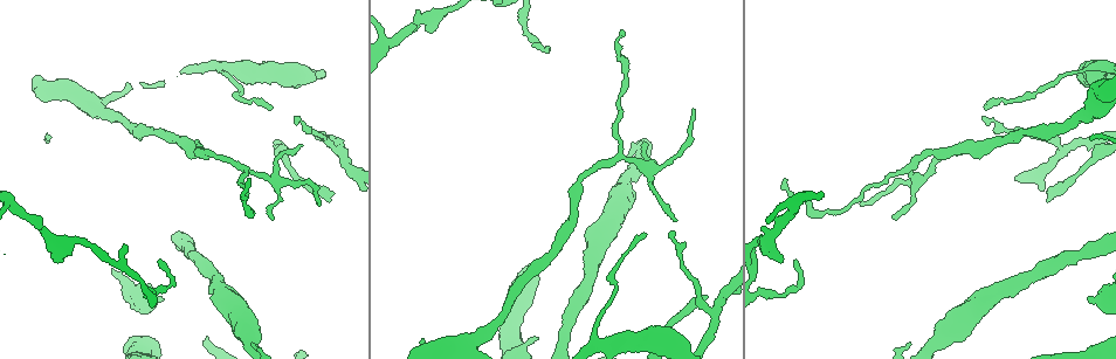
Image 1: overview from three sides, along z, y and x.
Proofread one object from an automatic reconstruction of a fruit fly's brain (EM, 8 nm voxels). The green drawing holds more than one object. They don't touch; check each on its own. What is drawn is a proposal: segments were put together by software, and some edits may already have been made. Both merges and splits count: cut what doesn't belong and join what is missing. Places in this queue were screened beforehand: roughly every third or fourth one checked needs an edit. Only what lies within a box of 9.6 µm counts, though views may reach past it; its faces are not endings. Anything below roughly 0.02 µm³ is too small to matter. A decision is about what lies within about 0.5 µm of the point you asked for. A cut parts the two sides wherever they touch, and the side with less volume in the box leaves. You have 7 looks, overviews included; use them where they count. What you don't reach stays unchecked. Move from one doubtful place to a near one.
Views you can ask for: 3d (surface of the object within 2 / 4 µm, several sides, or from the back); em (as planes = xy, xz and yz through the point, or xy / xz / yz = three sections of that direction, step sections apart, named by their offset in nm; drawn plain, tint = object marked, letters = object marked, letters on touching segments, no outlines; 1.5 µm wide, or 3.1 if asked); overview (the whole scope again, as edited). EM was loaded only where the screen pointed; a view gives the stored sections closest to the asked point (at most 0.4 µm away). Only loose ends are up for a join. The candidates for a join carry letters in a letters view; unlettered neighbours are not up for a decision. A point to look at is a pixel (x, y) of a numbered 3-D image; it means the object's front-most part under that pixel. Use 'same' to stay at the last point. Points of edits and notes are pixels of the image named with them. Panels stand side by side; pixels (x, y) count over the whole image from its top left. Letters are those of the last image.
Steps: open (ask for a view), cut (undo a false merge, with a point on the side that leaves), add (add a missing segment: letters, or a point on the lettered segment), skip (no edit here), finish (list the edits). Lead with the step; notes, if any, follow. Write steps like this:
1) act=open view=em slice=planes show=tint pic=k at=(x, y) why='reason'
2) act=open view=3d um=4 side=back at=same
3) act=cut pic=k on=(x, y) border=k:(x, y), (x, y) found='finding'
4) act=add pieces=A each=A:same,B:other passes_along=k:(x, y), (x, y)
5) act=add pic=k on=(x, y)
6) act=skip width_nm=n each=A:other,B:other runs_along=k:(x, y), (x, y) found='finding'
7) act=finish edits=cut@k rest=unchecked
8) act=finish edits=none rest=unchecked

act=open view=3d um=2 pic=1 at=(984, 119) why='thin end'

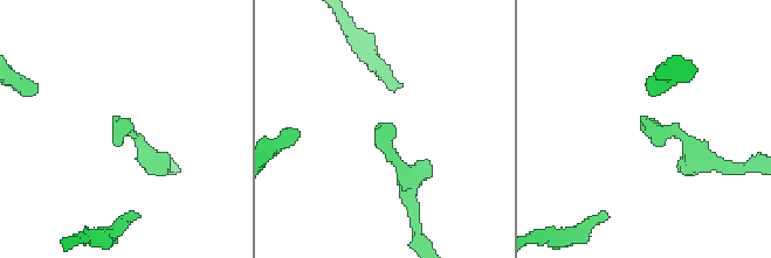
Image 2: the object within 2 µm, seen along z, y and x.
act=open view=em slice=planes show=tint pic=2 at=(118, 121)

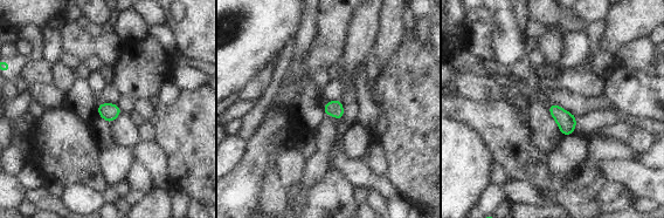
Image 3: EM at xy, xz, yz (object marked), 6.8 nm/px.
act=open view=em slice=planes show=letters at=same why='what lies round it'

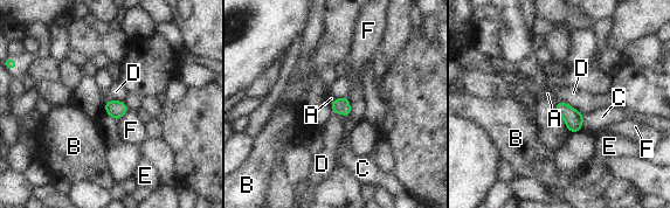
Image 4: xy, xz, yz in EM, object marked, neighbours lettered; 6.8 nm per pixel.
act=add pic=4 on=(547, 94) each=A:same,B:other,C:other,D:other,E:other,F:other passes_along=4:(573, 118), (558, 103), (547, 94) found='the neuron continues'

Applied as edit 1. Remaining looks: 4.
act=open view=em slice=planes show=letters pic=1 at=(910, 343) why='branch stops here'

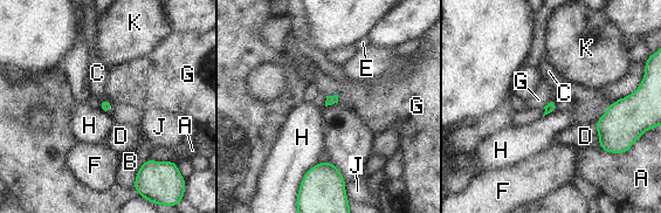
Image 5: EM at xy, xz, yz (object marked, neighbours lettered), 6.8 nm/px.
act=add pic=5 on=(97, 73) each=A:other,B:other,C:same,D:other,E:other,F:other,G:other,H:other,J:other,K:other found='it goes on there'

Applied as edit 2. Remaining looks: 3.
act=open view=overview

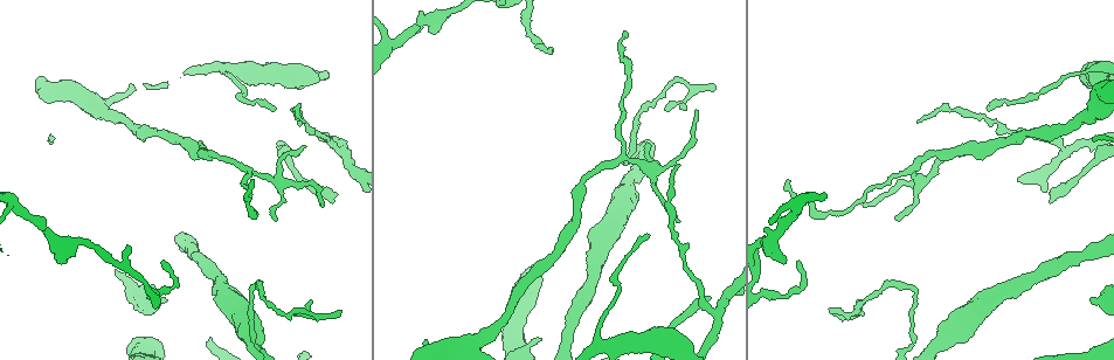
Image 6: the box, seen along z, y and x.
act=open view=em slice=yz step=8 show=letters pic=6 at=(713, 85) why='thin end'

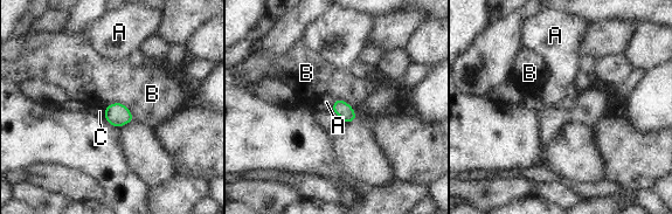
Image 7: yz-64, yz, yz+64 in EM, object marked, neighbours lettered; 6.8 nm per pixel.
act=skip each=A:other,B:other,C:other border=7:(334, 99), (330, 109) found='none of them fits'

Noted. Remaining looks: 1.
act=finish edits=add@4,add@5 rest=unchecked

